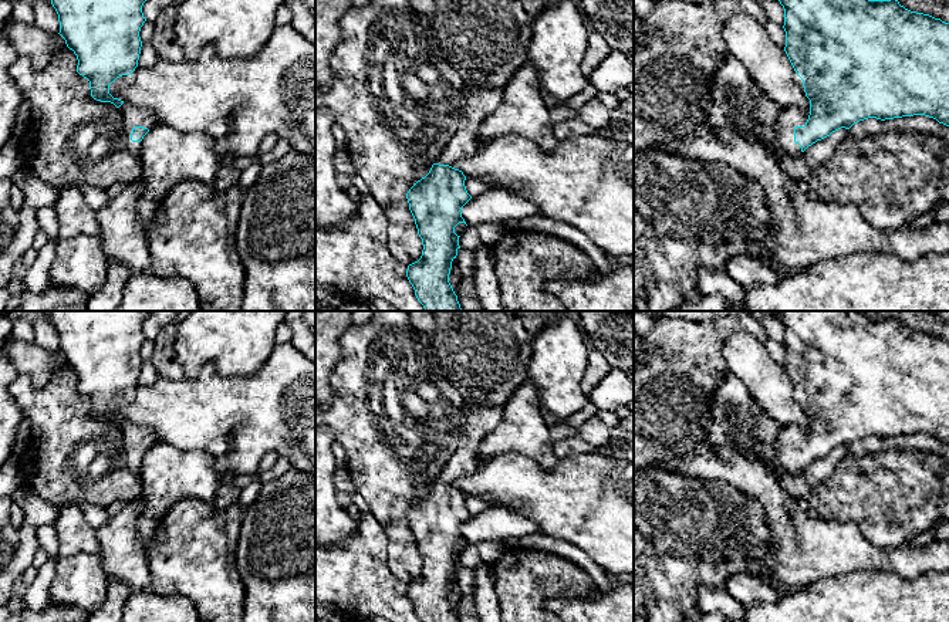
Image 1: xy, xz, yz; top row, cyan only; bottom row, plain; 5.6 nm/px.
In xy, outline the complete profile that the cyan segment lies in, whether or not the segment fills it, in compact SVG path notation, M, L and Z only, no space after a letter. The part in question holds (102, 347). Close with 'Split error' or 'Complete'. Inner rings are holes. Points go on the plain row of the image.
M48 311L58 332L60 354L78 378L77 391L90 399L91 415L114 422L122 432L128 469L139 474L143 454L158 442L156 435L139 425L125 422L109 412L109 403L138 385L142 359L141 345L146 339L142 324L151 311Z. Split error

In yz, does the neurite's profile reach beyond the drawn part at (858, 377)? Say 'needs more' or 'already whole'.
needs more

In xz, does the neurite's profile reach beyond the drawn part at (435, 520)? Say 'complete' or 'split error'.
split error

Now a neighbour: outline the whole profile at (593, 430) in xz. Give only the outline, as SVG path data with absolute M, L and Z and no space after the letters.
M597 416L590 418L578 426L578 436L591 443L592 446L604 446L609 442L611 427L604 425Z

